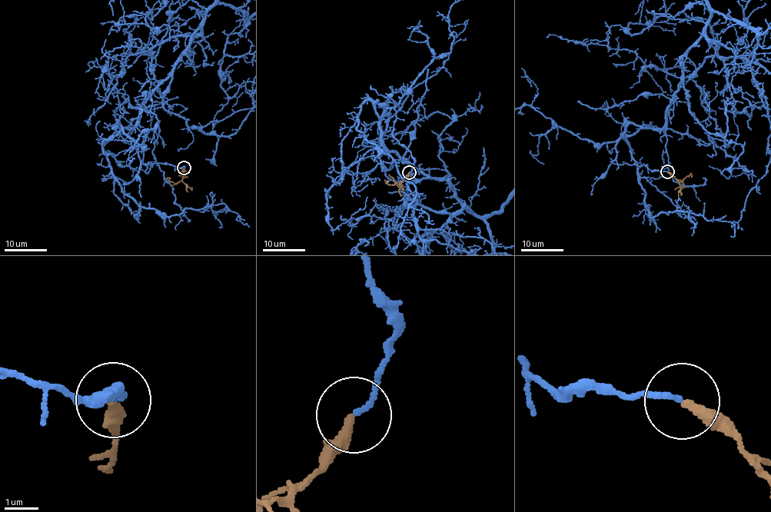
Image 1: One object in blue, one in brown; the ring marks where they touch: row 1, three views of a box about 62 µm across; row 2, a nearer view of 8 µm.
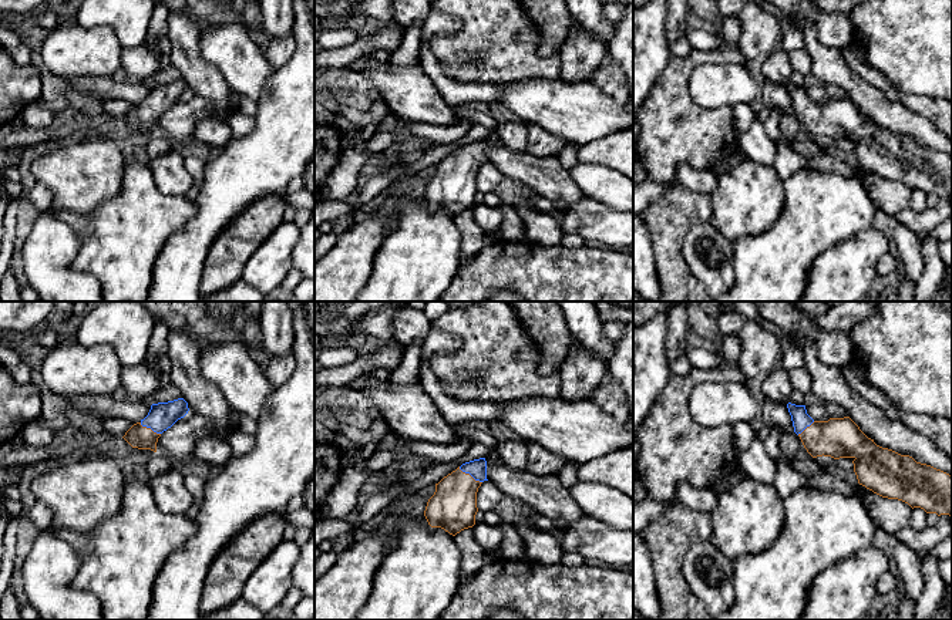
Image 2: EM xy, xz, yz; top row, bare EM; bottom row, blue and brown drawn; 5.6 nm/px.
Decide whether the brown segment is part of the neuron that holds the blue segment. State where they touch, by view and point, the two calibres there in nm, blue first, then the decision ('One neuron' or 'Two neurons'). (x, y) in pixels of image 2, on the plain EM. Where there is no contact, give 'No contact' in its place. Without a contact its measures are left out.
Touches blue at xz (470, 155). Thickness 110 nm (blue) against 260 nm. One neuron

